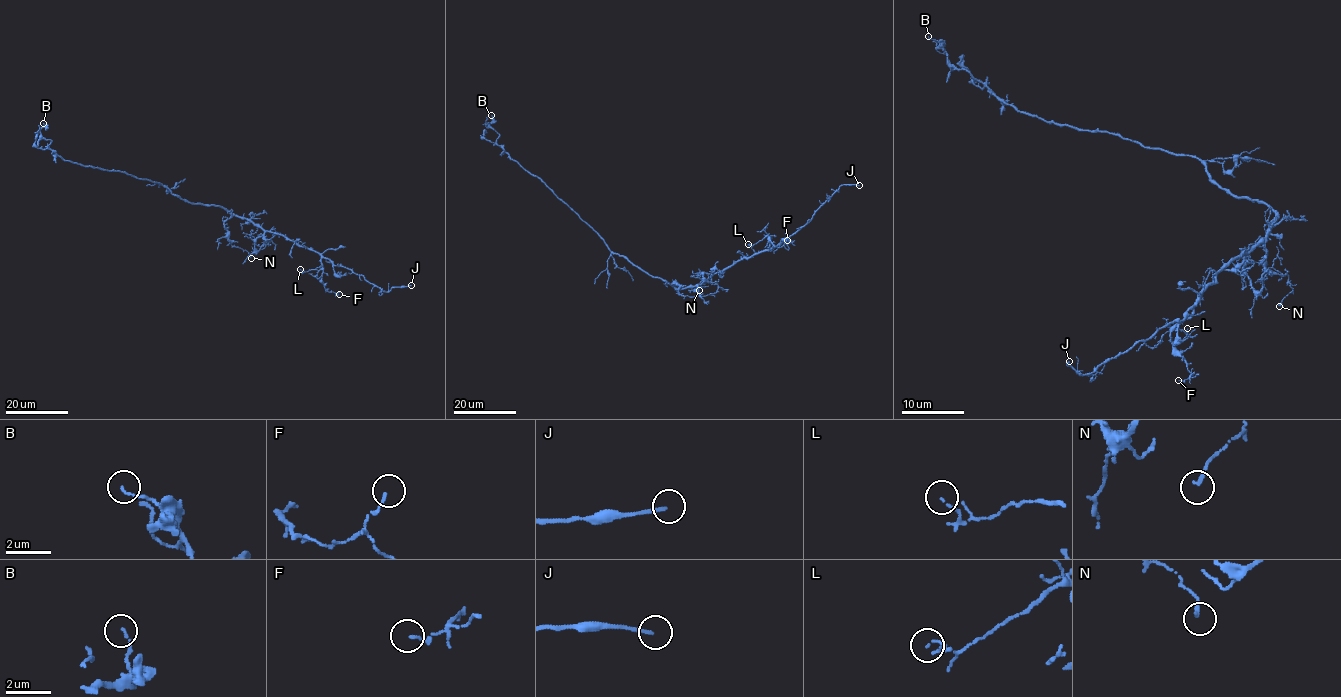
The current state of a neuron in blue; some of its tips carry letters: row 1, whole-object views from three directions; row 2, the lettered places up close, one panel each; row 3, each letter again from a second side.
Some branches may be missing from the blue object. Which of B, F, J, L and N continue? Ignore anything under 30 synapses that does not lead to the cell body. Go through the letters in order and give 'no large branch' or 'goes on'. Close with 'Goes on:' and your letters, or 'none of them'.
B: no large branch
F: no large branch
J: goes on
L: no large branch
N: no large branch
Goes on: J

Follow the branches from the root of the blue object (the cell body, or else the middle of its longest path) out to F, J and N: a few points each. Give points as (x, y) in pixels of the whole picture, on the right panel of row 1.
F: (1254, 200), (1275, 220), (1170, 333), (1173, 350), (1194, 373), (1178, 380)
J: (1254, 200), (1275, 214), (1270, 230), (1215, 277), (1181, 320), (1141, 339), (1092, 373), (1078, 373), (1069, 361)
N: (1254, 200), (1261, 200), (1275, 214), (1267, 233), (1265, 267), (1272, 273), (1287, 275), (1292, 287), (1279, 306)

